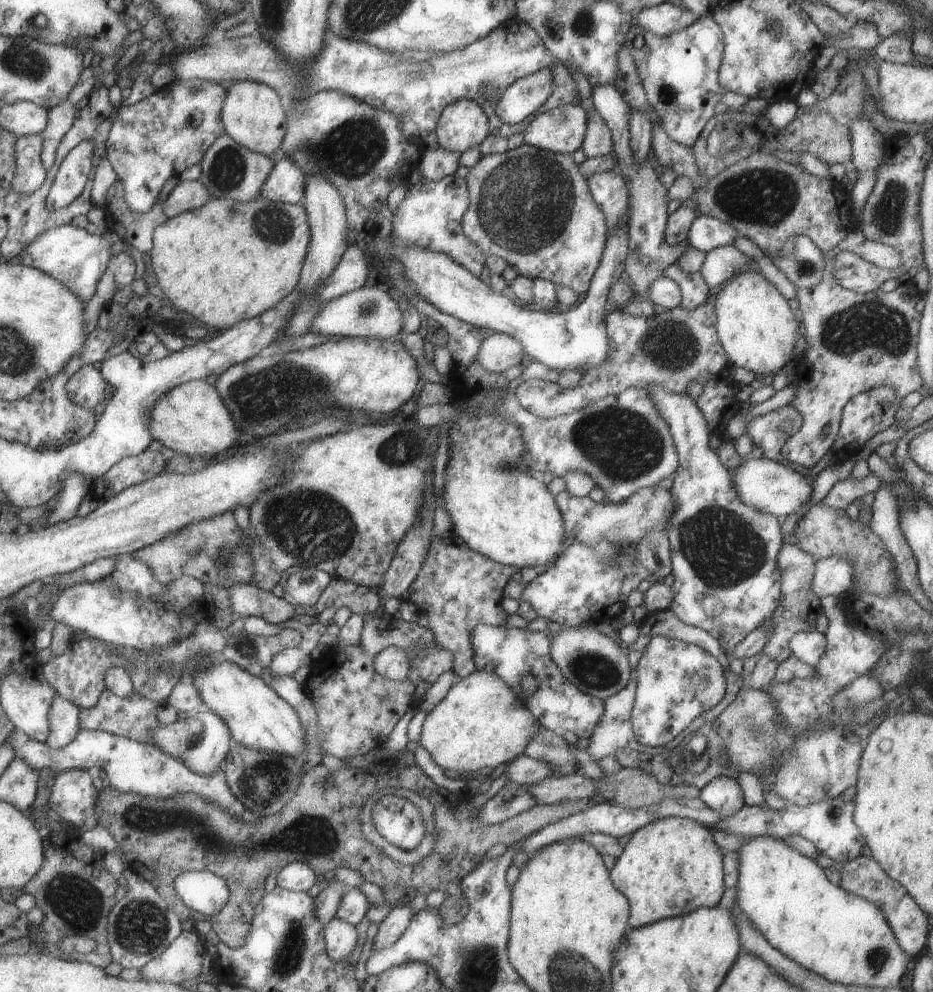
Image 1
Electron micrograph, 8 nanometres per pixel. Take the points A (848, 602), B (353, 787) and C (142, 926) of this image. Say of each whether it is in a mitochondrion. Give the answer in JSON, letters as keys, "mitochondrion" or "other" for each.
{"A":"other","B":"other","C":"mitochondrion"}

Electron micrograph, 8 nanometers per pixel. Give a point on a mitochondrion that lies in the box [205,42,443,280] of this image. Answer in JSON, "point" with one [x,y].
{"point":[351,150]}

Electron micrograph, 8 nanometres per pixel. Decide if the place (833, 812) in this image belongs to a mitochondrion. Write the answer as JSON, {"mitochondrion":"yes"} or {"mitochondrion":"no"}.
{"mitochondrion":"no"}

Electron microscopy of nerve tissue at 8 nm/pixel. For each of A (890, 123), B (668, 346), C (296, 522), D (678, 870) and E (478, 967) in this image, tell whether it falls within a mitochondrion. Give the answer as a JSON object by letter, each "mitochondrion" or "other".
{"A":"other","B":"mitochondrion","C":"mitochondrion","D":"mitochondrion","E":"mitochondrion"}

